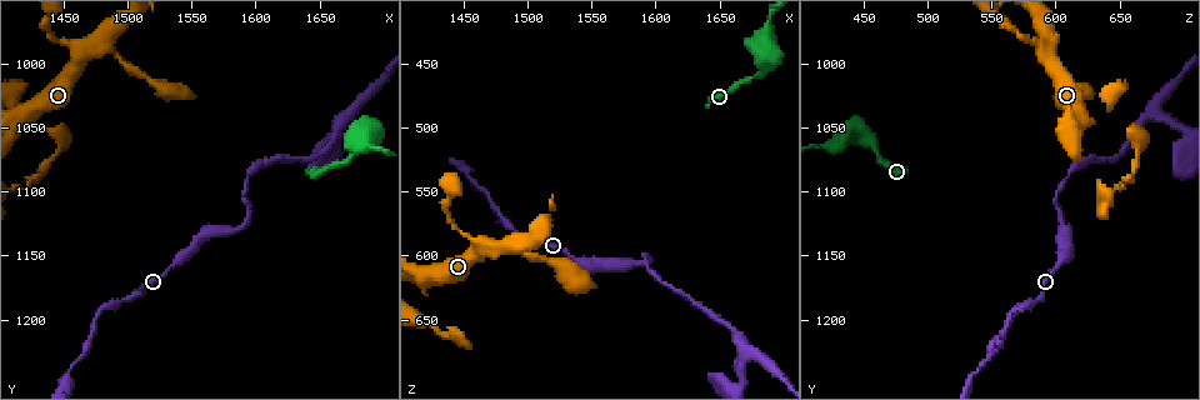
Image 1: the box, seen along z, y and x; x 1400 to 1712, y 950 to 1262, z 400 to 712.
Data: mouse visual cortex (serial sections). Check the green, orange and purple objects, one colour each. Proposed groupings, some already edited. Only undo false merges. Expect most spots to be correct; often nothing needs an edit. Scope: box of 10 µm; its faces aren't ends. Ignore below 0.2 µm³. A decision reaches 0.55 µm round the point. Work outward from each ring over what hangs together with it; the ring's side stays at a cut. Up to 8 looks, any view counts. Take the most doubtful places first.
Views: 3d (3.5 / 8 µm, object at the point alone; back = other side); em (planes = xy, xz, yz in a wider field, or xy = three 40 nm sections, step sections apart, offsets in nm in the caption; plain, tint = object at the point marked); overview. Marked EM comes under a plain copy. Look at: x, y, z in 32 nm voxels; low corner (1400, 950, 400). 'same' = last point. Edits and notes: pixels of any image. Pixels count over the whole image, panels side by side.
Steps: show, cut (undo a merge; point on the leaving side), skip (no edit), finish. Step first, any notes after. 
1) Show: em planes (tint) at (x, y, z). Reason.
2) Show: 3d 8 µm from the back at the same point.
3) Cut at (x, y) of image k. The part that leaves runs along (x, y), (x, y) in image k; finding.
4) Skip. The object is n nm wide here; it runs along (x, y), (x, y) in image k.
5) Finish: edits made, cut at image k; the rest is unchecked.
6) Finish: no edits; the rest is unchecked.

Show: 3d 8 µm at (1478, 984, 594). Narrows sharply.

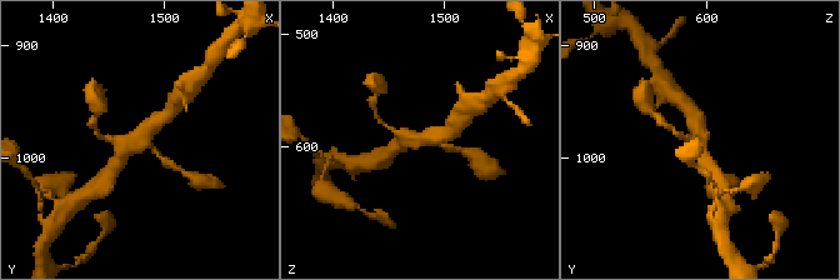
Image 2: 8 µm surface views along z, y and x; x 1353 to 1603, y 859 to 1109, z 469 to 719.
Show: em xy step 2 (tint) at the same point. 4 arms meet here; the arms are 150, 250, 400, 500 nm wide; shape alone is not enough.

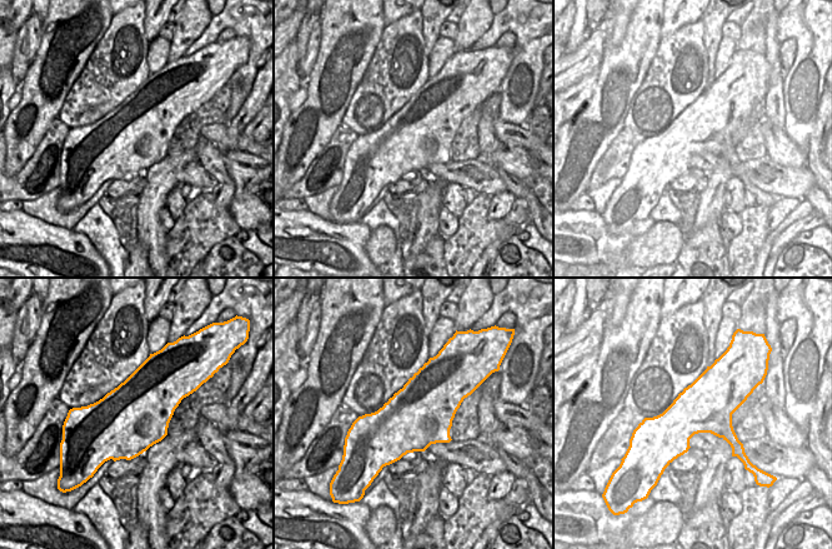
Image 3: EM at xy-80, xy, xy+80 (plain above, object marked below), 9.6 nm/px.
Skip. It runs along (115, 164), (126, 148), (165, 115) in image 2; one cell here.

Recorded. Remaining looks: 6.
Show: 3d 3.5 µm at (1594, 1126, 604). Abrupt turn.

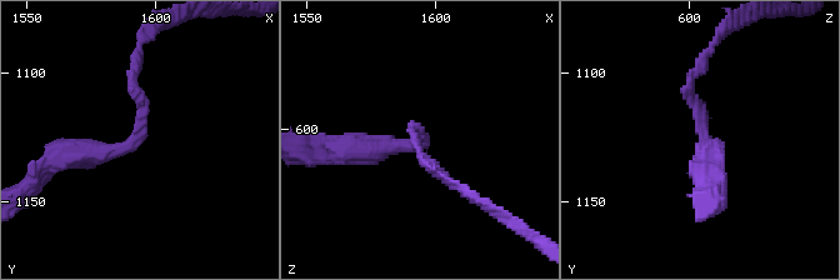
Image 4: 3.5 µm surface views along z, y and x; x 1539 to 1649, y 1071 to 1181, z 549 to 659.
Show: em xy step 3 (tint) at (1592, 1125, 606). The arms are 150, 350 nm wide.

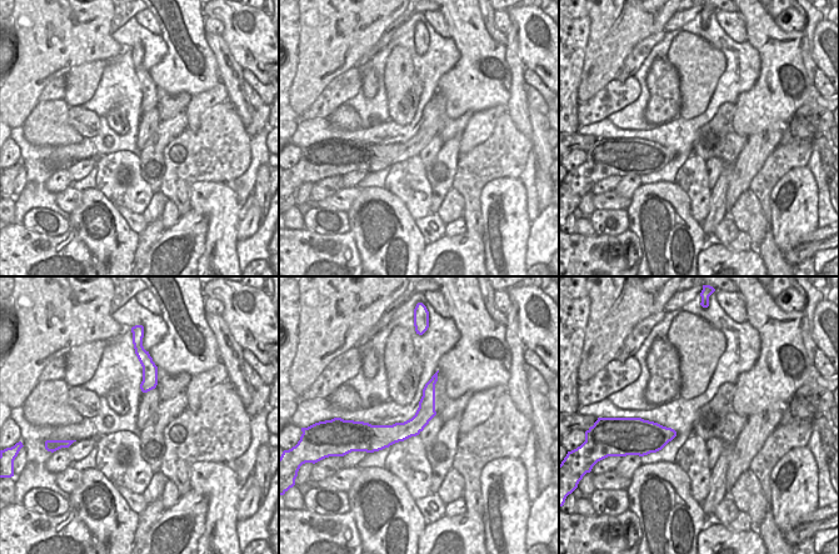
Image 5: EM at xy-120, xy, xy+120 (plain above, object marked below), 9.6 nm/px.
Skip. The object is 190 nm wide here; it runs along (55, 159), (114, 151), (140, 133), (136, 64) in image 4; continuous, no second cell.

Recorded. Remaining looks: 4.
Show: 3d 3.5 µm from the back at (1666, 1044, 674). Branch point.

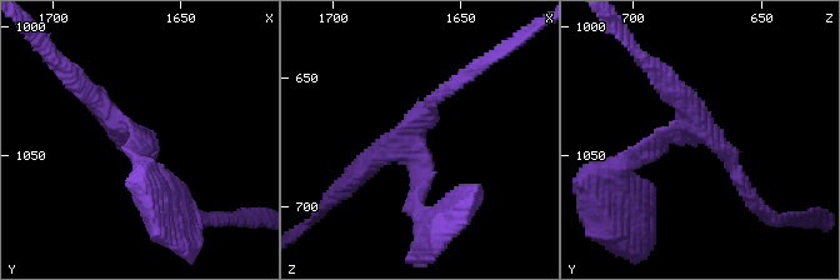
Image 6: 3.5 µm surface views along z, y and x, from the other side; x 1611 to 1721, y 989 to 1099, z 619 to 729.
Show: em xy step 1 (tint) at (1667, 1042, 673).

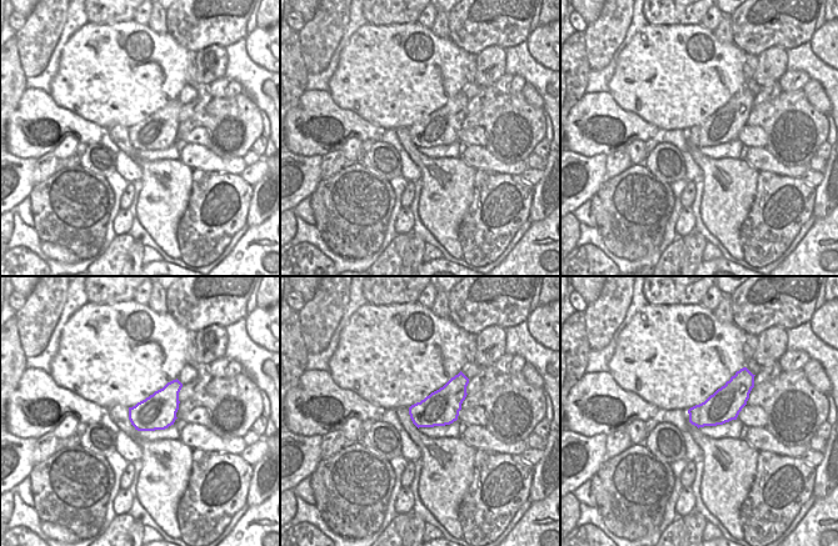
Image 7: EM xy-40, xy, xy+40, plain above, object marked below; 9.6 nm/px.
Skip. It runs along (746, 193), (708, 135), (625, 161) in image 6; one cell here.

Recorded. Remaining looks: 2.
Show: 3d 8 µm at (1686, 1064, 426). Thick turns thin.

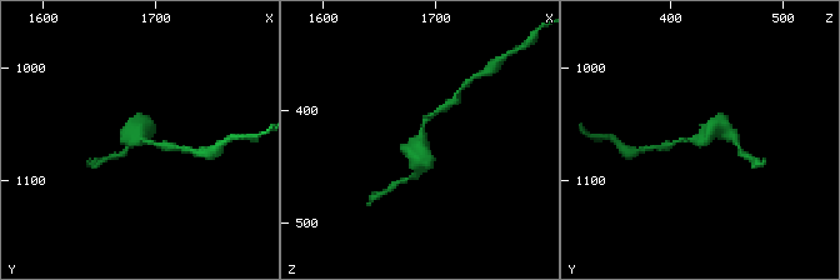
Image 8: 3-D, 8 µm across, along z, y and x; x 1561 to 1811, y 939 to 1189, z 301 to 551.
Show: em xy step 1 (tint) at the same point.

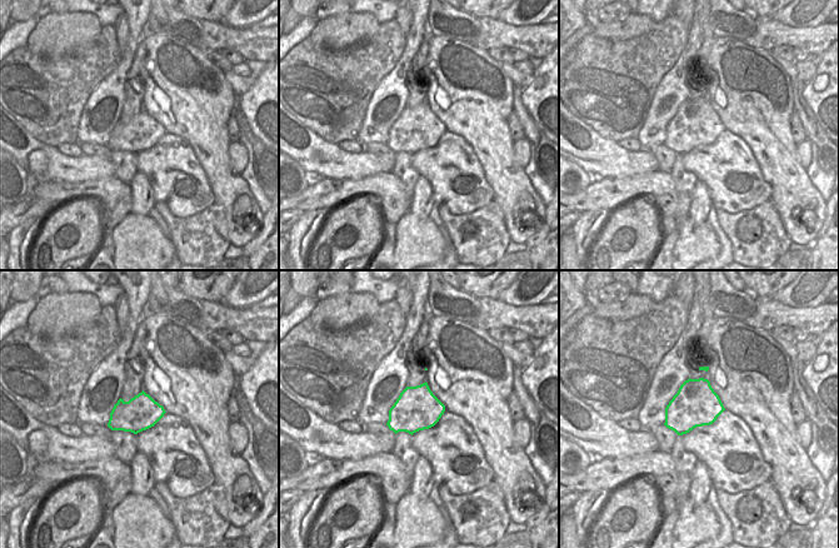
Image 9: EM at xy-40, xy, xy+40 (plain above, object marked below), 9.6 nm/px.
Skip. It runs along (419, 171), (421, 128), (436, 111) in image 8; one cell here.

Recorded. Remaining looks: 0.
Finish: no edits; the rest is unchecked.

